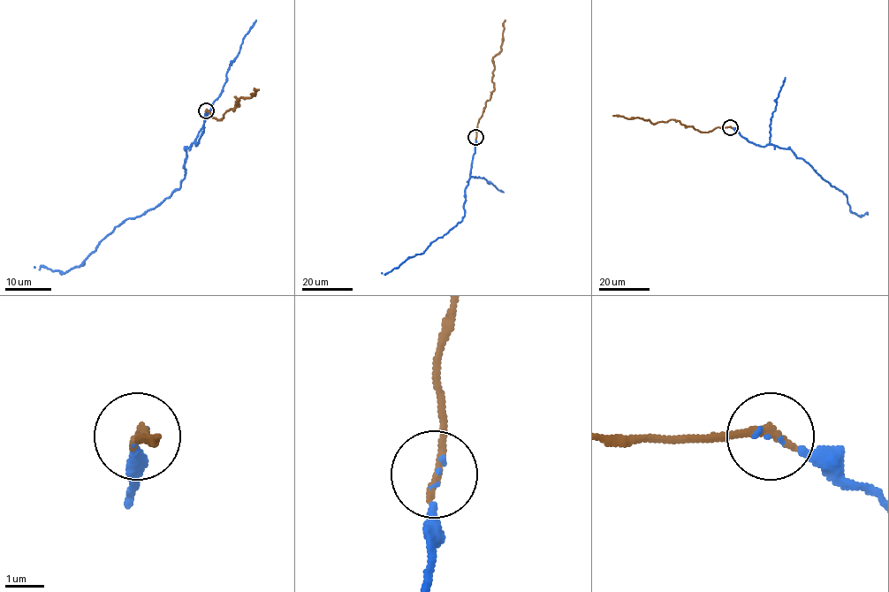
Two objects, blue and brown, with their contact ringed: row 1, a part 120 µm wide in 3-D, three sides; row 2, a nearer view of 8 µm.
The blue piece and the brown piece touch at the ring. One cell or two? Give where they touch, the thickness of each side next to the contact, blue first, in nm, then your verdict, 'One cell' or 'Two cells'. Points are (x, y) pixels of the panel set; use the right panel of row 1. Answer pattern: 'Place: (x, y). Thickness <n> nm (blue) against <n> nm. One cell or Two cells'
Place: (730, 127). Thickness 70 nm (blue) against 240 nm. One cell

